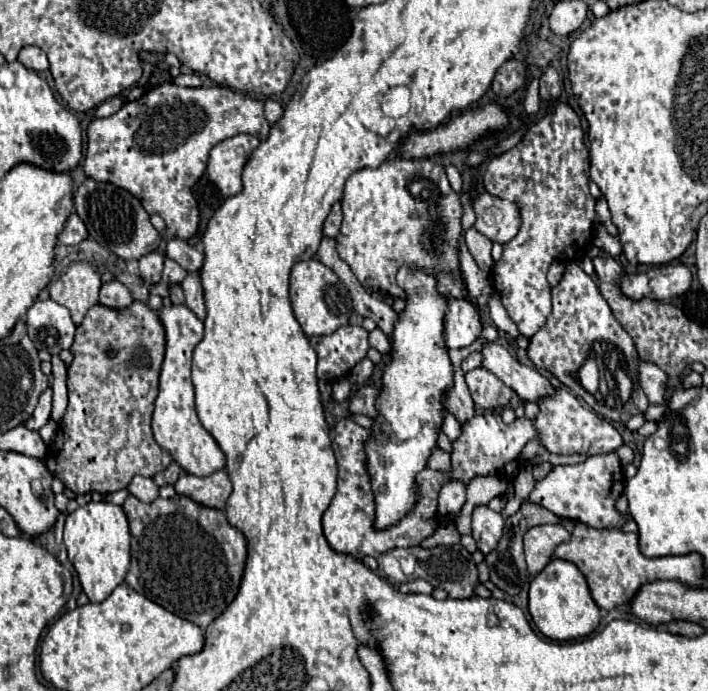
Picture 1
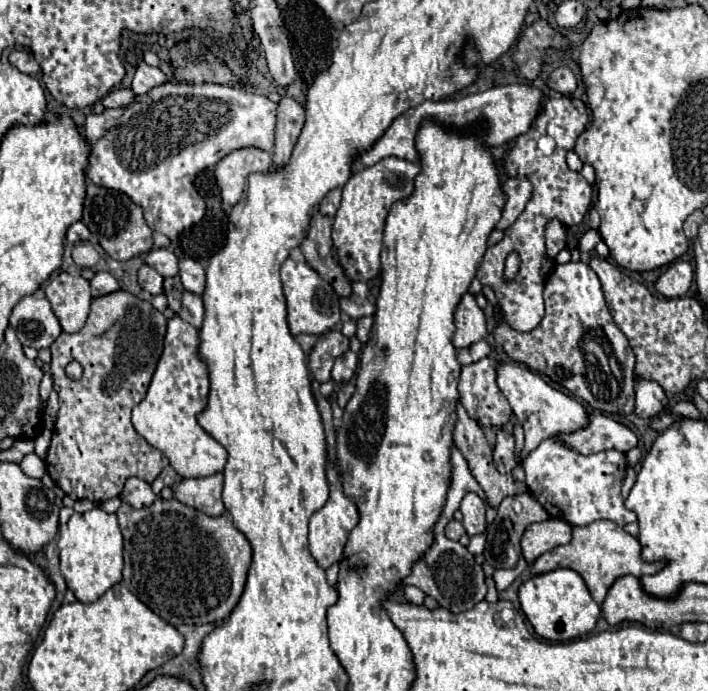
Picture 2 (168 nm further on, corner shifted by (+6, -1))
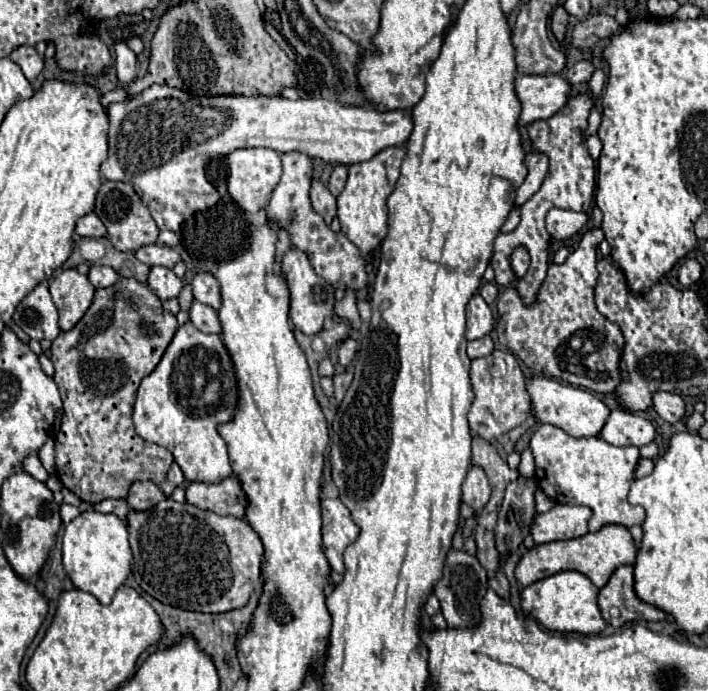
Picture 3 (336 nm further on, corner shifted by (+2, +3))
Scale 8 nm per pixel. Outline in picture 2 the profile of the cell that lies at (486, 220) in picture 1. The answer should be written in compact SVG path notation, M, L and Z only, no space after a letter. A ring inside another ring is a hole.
M516 176L516 178L508 178L504 182L504 192L506 192L506 204L502 210L502 218L496 224L498 230L506 230L508 226L512 226L512 222L520 216L520 212L524 210L526 202L532 196L532 184L528 178Z

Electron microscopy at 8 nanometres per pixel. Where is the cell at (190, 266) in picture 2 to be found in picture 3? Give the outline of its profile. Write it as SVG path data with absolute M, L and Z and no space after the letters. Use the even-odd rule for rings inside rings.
M206 270L196 272L192 278L192 292L198 302L208 304L216 310L220 308L220 286L218 286L218 280L214 278L214 274L210 274Z

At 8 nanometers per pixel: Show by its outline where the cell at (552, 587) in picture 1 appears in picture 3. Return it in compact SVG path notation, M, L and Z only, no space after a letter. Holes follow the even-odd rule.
M564 570L522 588L522 610L552 632L598 634L606 622L598 608L598 588L580 572Z

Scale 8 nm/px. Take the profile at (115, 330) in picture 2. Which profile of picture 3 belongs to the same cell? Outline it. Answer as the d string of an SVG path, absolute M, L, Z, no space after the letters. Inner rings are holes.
M124 278L110 288L96 290L92 306L82 320L72 330L60 332L60 336L52 340L50 360L56 370L54 382L64 402L62 426L56 434L56 476L80 500L96 504L106 498L126 498L132 482L150 480L160 484L166 478L174 456L170 450L152 446L134 432L132 408L140 382L158 366L176 328L176 316L164 312L160 298L156 298L146 284L134 278Z

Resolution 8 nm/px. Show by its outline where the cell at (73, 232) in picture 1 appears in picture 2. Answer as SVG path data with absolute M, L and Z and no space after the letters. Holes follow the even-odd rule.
M76 222L76 224L72 224L70 228L68 228L68 234L66 234L66 240L68 242L78 242L78 240L88 240L90 238L90 230L86 228L86 224L84 222Z

